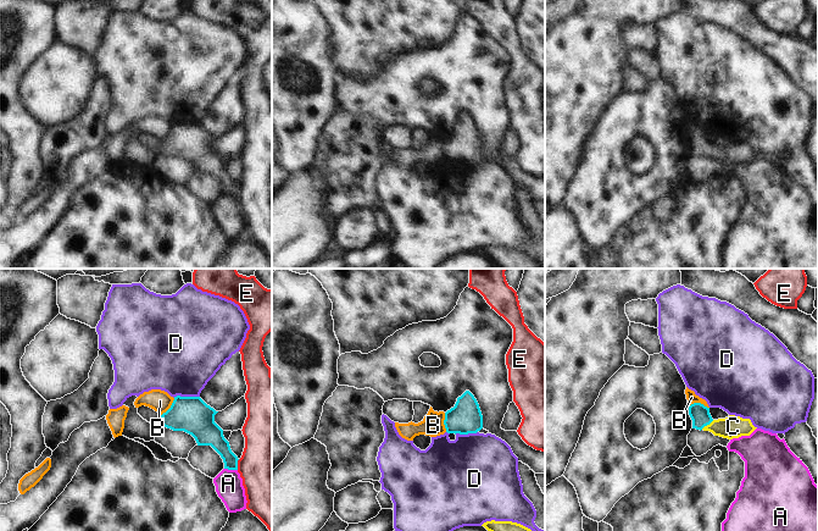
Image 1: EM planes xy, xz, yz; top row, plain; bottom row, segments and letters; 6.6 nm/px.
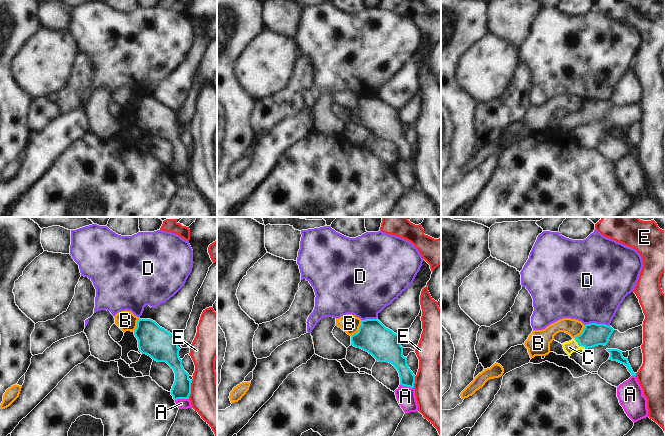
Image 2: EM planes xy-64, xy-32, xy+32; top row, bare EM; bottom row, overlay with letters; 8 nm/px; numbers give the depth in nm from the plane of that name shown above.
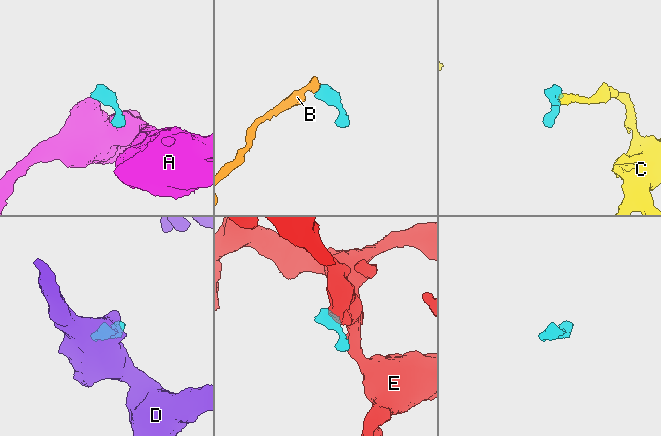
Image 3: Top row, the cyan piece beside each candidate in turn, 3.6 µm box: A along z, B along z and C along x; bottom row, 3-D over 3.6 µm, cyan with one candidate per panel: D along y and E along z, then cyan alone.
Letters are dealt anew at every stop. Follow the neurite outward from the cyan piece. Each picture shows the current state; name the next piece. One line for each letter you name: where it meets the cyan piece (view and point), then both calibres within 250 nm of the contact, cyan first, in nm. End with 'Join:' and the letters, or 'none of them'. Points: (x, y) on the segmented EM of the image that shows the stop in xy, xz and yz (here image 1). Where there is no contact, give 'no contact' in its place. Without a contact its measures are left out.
C: contact yz (707, 424); calibres 130 and 150 nm
Join: C

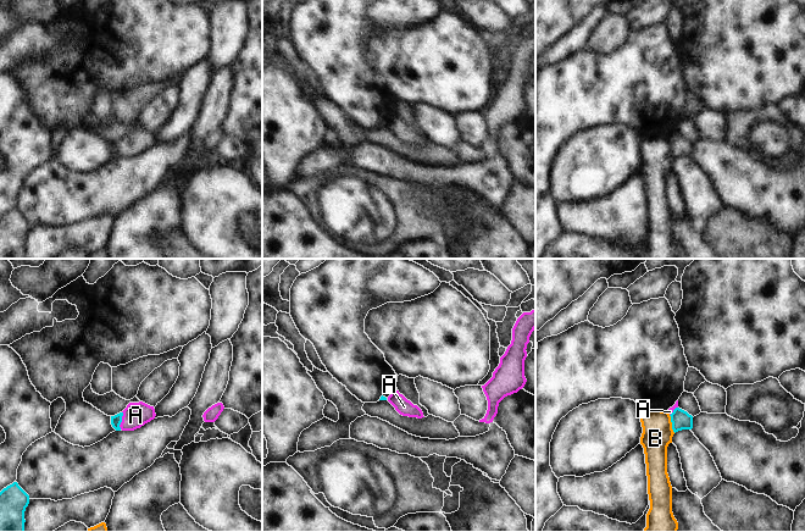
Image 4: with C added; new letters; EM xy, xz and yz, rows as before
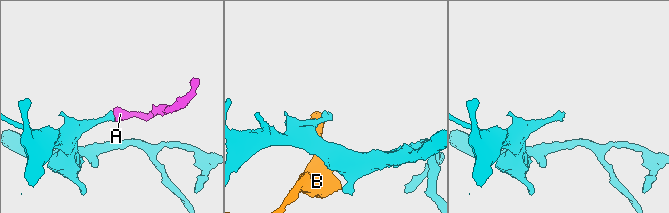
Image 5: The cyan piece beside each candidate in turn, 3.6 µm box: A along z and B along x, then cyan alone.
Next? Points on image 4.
A: contact xy (121, 420); calibres 70 and 160 nm
Join: A

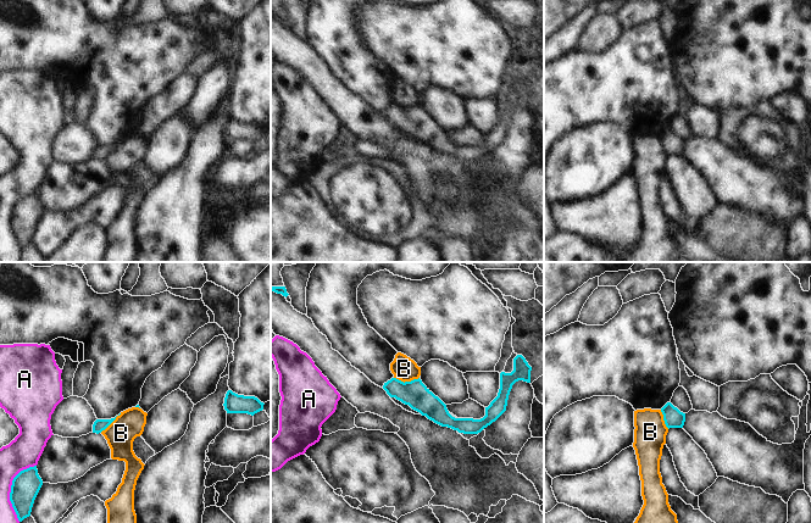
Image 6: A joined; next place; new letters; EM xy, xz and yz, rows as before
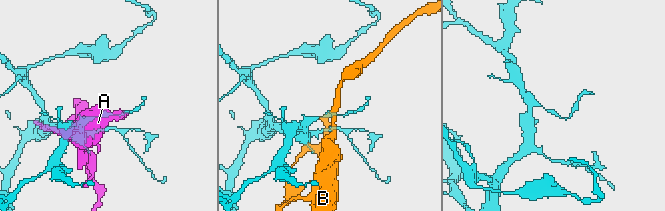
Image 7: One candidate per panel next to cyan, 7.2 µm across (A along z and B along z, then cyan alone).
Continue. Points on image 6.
Join: none of them

